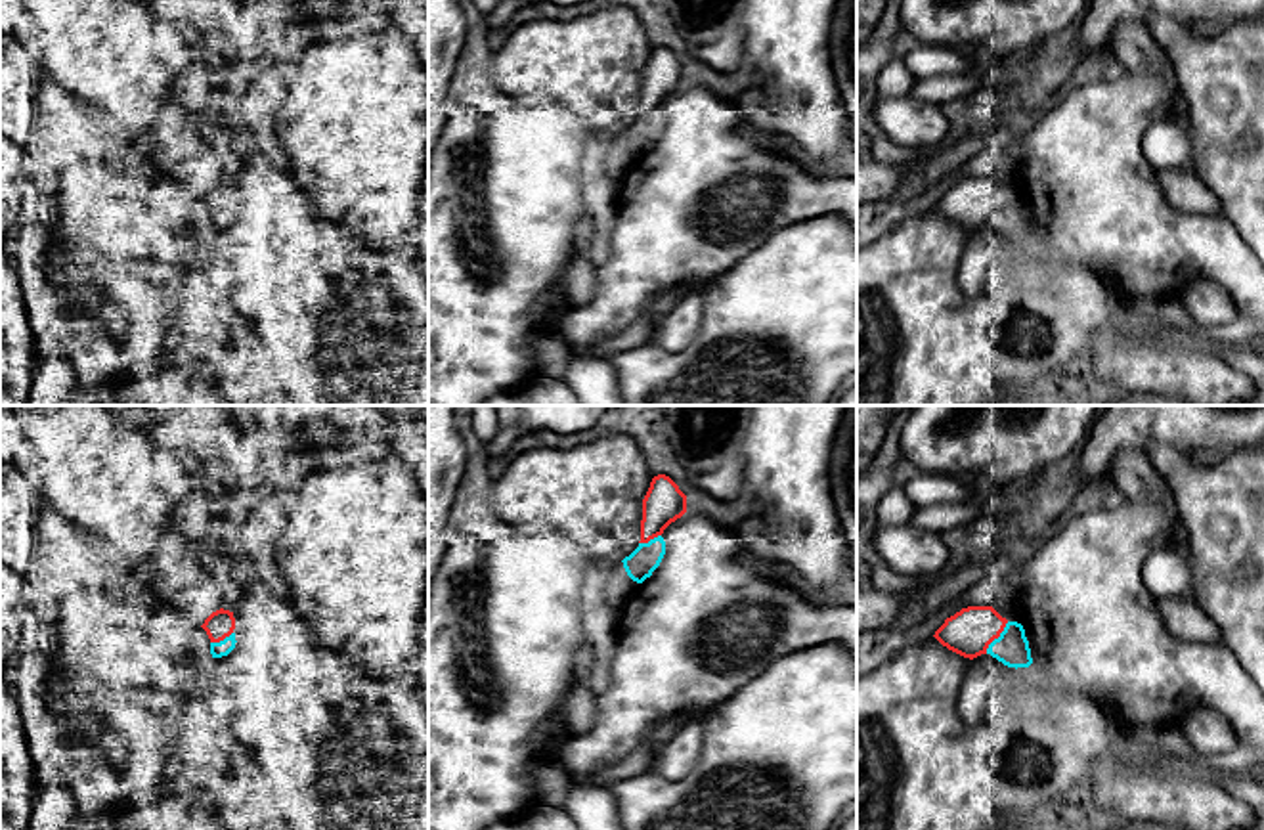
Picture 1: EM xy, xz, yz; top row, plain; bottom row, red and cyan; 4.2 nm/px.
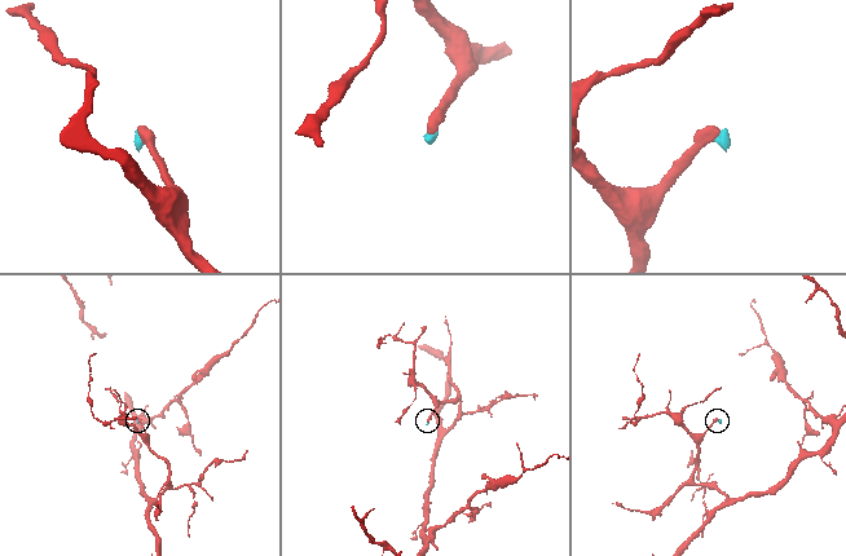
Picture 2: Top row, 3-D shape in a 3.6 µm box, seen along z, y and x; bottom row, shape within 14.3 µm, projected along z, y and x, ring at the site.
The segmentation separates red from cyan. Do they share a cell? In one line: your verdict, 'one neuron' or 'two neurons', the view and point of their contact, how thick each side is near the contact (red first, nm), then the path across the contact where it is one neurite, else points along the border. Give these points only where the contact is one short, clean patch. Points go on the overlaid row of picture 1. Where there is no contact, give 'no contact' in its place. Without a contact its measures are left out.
one neuron | yz (997, 637) | 200/140 nm

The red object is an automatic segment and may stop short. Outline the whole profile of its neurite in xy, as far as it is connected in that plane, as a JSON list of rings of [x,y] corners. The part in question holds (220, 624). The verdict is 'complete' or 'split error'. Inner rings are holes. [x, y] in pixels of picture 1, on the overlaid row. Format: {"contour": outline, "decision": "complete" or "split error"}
{"contour": [[[229,610],[212,612],[205,623],[201,625],[210,639],[210,654],[212,658],[228,656],[235,648],[235,618]]], "decision": "split error"}

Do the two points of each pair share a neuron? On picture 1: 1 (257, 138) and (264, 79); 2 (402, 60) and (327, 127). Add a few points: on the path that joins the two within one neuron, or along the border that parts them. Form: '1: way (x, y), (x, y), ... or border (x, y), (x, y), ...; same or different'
1: way (257, 123), (259, 94); same
2: way (383, 75), (347, 111); same

